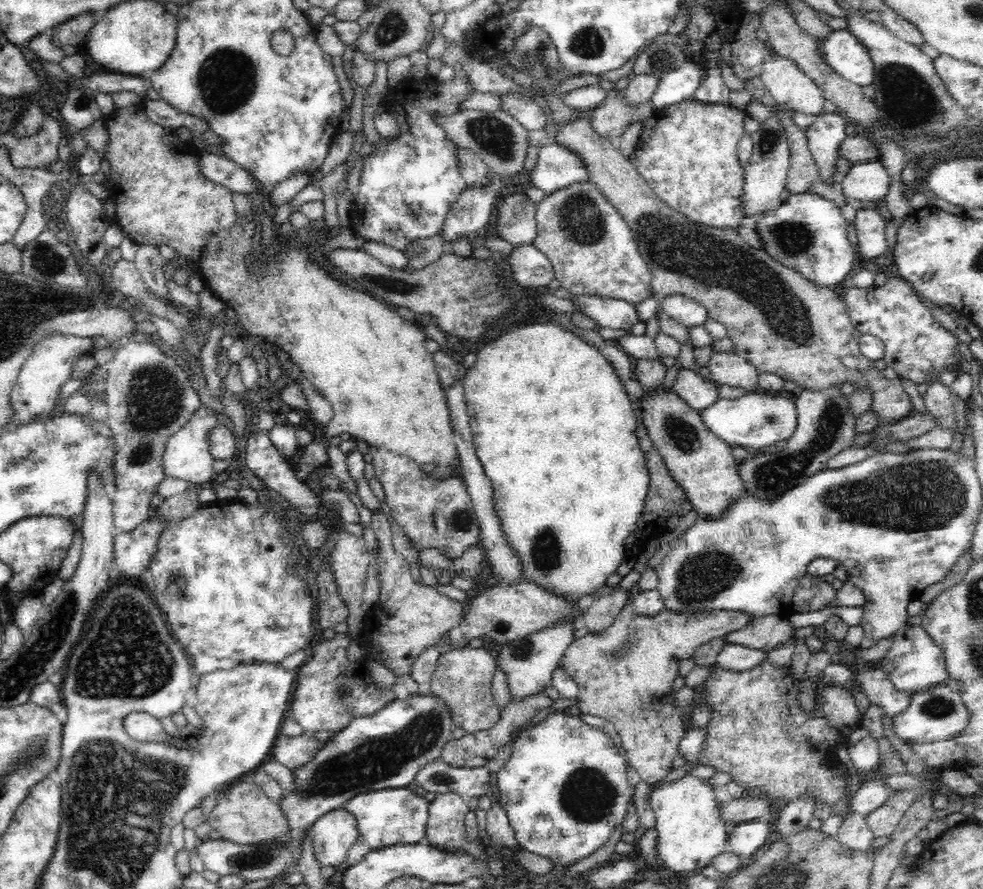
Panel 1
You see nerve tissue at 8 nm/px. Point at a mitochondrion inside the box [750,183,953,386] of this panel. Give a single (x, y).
(793, 239)

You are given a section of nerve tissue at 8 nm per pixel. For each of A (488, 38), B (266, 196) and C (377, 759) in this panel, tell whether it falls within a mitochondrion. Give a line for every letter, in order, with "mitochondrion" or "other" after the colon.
A: other
B: other
C: mitochondrion

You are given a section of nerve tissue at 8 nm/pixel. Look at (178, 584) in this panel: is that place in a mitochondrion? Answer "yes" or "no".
yes

